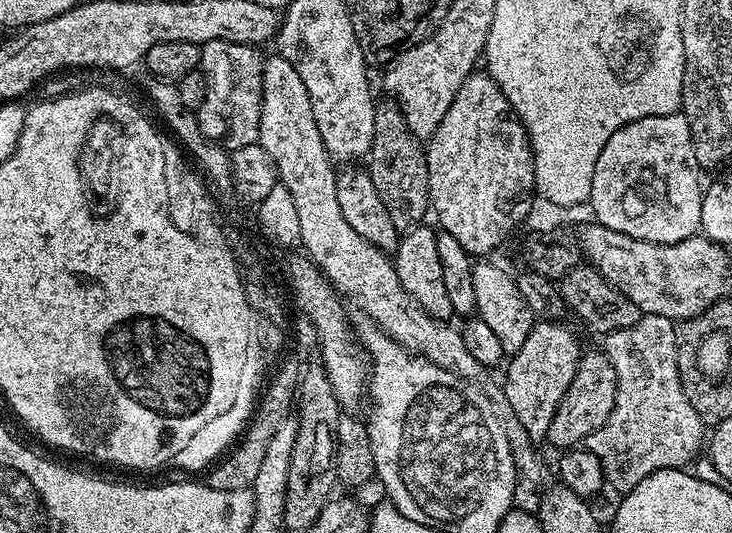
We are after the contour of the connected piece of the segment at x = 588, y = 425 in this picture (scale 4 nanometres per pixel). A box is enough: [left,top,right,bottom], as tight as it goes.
[547,351,616,450]

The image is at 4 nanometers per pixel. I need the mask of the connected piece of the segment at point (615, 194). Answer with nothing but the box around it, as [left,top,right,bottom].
[590,112,704,244]

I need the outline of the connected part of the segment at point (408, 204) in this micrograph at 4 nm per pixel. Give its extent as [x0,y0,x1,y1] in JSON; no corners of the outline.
[366,99,430,233]

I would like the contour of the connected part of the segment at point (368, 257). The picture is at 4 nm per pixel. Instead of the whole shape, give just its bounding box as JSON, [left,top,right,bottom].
[258,54,486,381]

